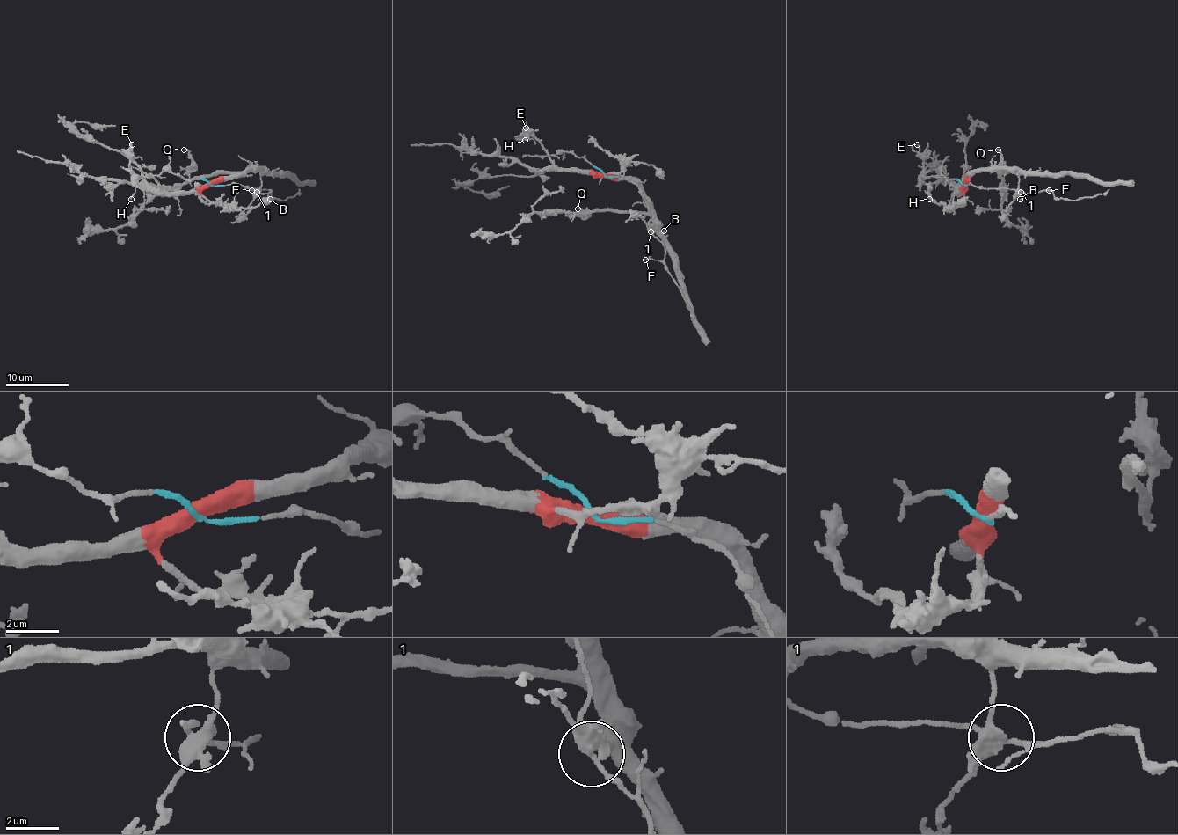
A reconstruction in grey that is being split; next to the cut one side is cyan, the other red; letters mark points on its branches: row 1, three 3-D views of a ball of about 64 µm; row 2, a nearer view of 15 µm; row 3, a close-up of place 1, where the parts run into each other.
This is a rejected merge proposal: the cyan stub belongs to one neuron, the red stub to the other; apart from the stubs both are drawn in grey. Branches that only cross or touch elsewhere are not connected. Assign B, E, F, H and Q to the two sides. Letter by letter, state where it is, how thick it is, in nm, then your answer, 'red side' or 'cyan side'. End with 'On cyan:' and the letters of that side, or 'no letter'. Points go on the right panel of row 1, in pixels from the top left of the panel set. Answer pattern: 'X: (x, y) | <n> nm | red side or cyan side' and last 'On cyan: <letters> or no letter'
B: (1020, 199) | 90 nm | cyan side
E: (917, 144) | 190 nm | red side
F: (1049, 190) | 240 nm | cyan side
H: (929, 199) | 150 nm | red side
Q: (998, 150) | 200 nm | red side
On cyan: B, F

